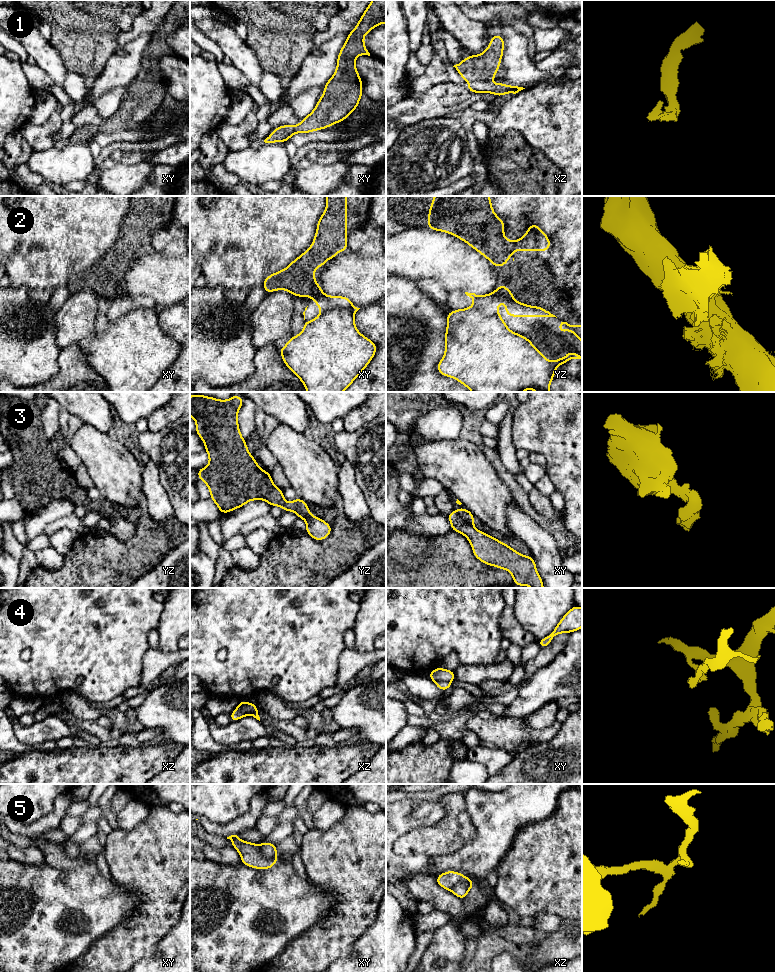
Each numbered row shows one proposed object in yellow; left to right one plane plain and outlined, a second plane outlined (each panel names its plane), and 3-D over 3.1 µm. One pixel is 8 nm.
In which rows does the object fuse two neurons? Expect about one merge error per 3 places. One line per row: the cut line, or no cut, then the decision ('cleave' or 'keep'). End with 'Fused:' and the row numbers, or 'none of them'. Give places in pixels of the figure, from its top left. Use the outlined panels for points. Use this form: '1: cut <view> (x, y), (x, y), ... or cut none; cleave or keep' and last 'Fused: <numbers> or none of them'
1: cut none; keep
2: cut yz (493, 292), (510, 298); cleave
3: cut none; keep
4: cut xz (236, 710), (247, 707), (250, 714); cleave
5: cut xy (259, 846), (260, 853), (264, 857), (276, 858); cleave
Fused: 2, 4, 5

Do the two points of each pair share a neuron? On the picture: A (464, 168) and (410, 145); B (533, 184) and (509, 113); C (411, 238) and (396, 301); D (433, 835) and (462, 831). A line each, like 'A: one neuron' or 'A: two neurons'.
A: one neuron
B: two neurons
C: two neurons
D: one neuron

